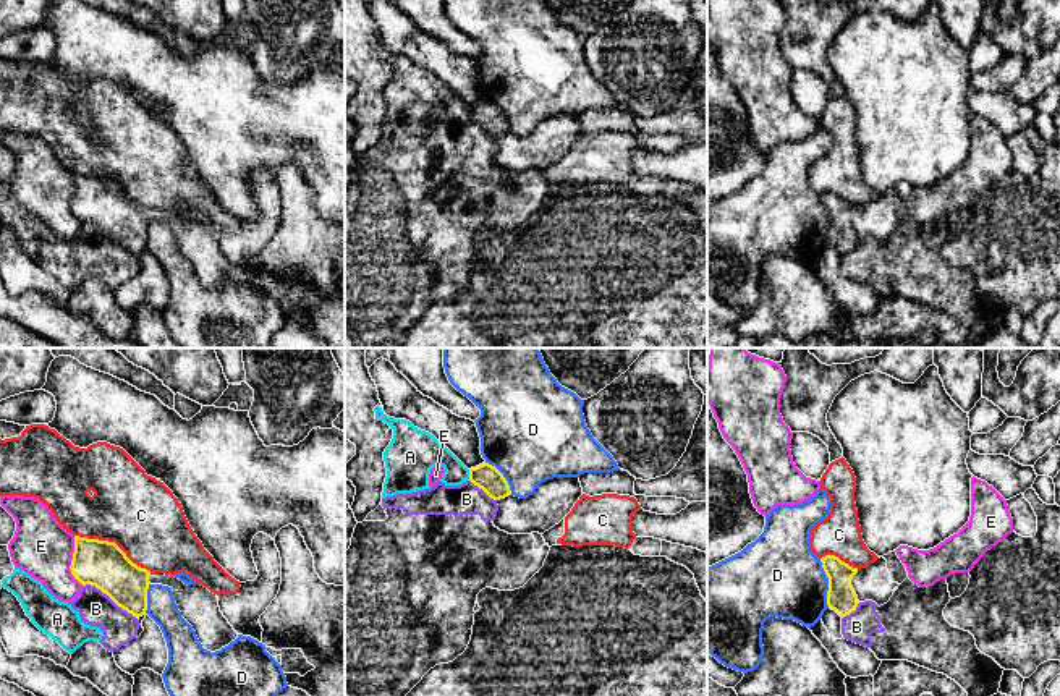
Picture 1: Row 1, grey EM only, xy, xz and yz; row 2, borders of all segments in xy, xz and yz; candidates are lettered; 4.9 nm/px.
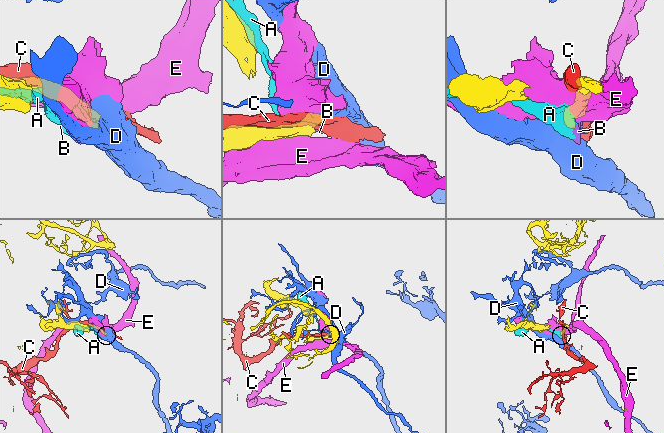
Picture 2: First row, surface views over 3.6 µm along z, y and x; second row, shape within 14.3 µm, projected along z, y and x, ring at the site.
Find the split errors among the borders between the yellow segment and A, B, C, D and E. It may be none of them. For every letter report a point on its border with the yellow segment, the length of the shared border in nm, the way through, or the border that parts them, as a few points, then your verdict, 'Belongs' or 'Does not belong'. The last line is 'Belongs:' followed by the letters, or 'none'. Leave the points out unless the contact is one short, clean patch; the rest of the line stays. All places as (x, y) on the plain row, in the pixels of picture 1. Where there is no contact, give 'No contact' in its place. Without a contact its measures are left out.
A: Touches yellow at xz (470, 112). Shared border 60 nm. Does not belong
B: Touches yellow at xy (110, 235). Shared border 320 nm. Boundary: xy (83, 222), (99, 225), (136, 256). Does not belong
C: Touches yellow at xy (114, 180). Shared border 420 nm. Does not belong
D: Touches yellow at yz (829, 220). Shared border 260 nm. Does not belong
E: Touches yellow at xy (72, 198). Shared border 260 nm. Does not belong
Belongs: none

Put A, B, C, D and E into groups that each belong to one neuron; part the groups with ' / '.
A B / C / D / E

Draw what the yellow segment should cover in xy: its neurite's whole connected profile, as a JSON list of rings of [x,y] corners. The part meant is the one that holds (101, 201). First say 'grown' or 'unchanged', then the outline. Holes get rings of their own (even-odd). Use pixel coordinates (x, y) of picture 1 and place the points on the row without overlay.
unchanged; [[[74,173],[70,207],[83,223],[95,223],[133,254],[146,253],[151,209],[133,201],[115,180]]]

